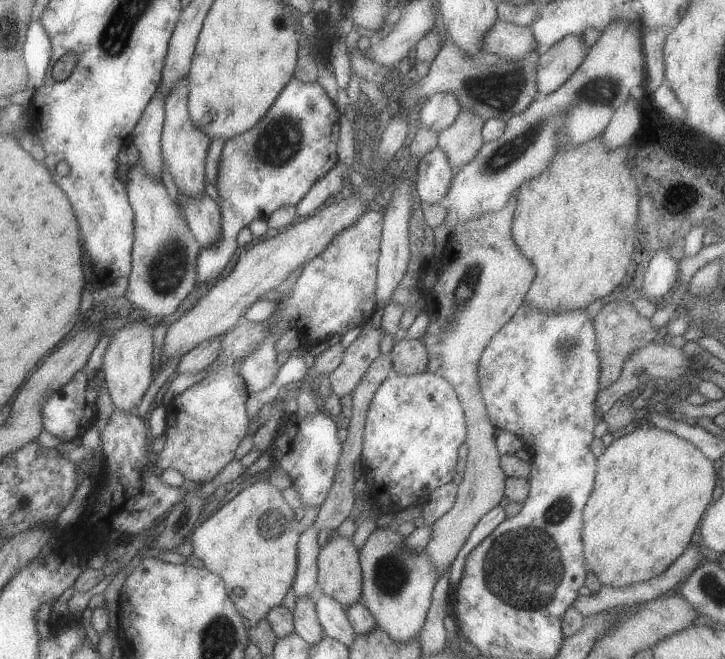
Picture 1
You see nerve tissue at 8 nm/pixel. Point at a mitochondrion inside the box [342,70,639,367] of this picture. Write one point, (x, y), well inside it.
(602, 91)

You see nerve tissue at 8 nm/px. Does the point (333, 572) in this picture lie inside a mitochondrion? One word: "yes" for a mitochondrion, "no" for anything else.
no

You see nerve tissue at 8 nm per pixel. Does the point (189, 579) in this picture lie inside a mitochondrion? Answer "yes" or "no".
no

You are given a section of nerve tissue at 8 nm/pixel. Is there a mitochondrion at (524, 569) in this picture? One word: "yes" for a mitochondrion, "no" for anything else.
yes

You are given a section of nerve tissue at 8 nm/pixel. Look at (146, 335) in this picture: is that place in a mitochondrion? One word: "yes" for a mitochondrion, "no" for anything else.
no

